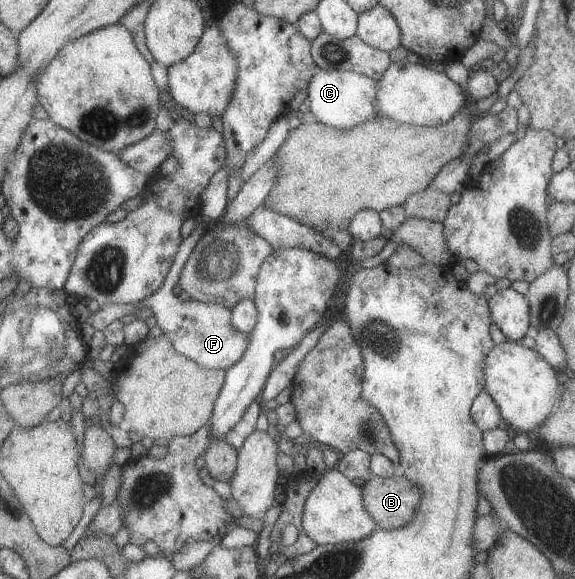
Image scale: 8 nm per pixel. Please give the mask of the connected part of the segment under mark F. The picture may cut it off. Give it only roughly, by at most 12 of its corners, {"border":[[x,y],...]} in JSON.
{"border":[[202,217],[179,245],[163,284],[142,305],[180,355],[227,370],[248,335],[218,302],[172,291],[205,233]]}

